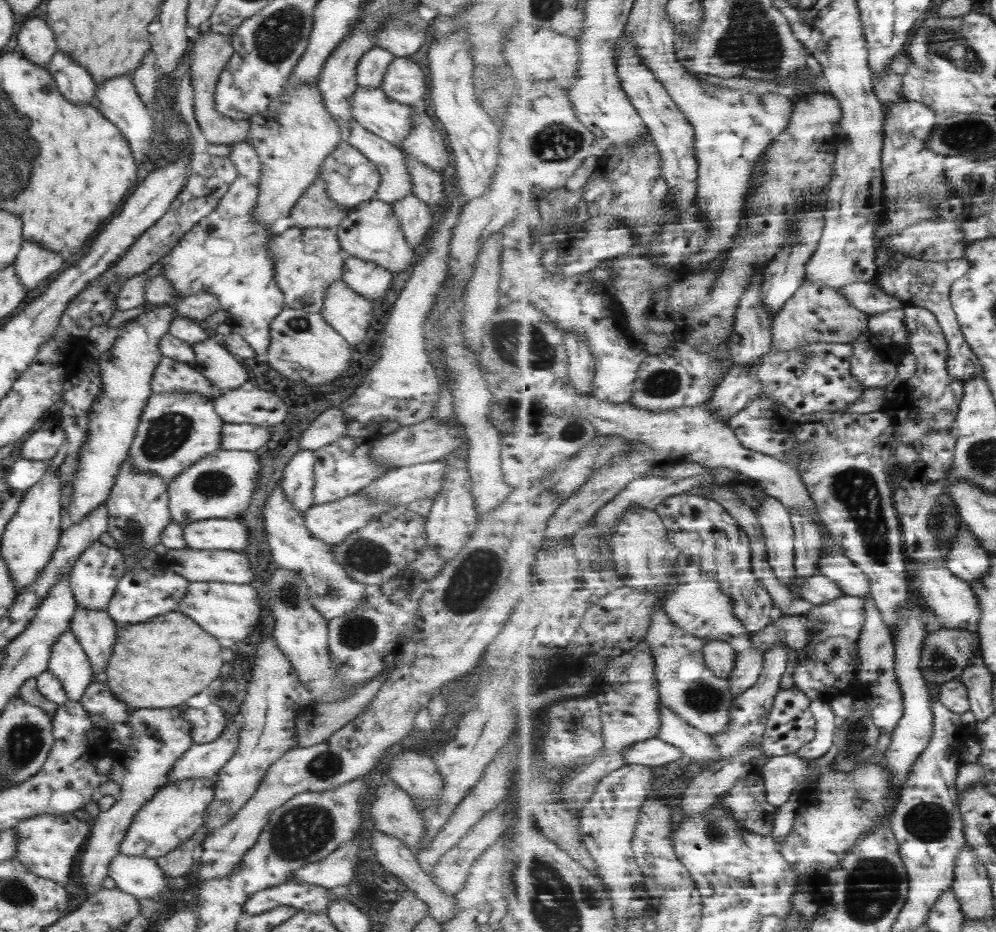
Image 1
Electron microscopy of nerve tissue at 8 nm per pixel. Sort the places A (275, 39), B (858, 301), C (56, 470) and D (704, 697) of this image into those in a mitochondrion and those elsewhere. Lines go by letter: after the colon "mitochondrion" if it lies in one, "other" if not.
A: mitochondrion
B: other
C: other
D: mitochondrion

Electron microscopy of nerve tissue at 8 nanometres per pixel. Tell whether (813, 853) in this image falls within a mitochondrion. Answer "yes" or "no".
no

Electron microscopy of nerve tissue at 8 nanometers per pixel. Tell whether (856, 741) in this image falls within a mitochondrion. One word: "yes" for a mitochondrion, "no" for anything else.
yes

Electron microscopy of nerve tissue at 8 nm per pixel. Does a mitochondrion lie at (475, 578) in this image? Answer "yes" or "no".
yes

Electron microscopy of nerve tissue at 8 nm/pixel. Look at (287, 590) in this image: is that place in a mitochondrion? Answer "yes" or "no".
yes

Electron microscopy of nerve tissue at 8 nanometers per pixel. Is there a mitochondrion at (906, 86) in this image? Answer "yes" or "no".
no

